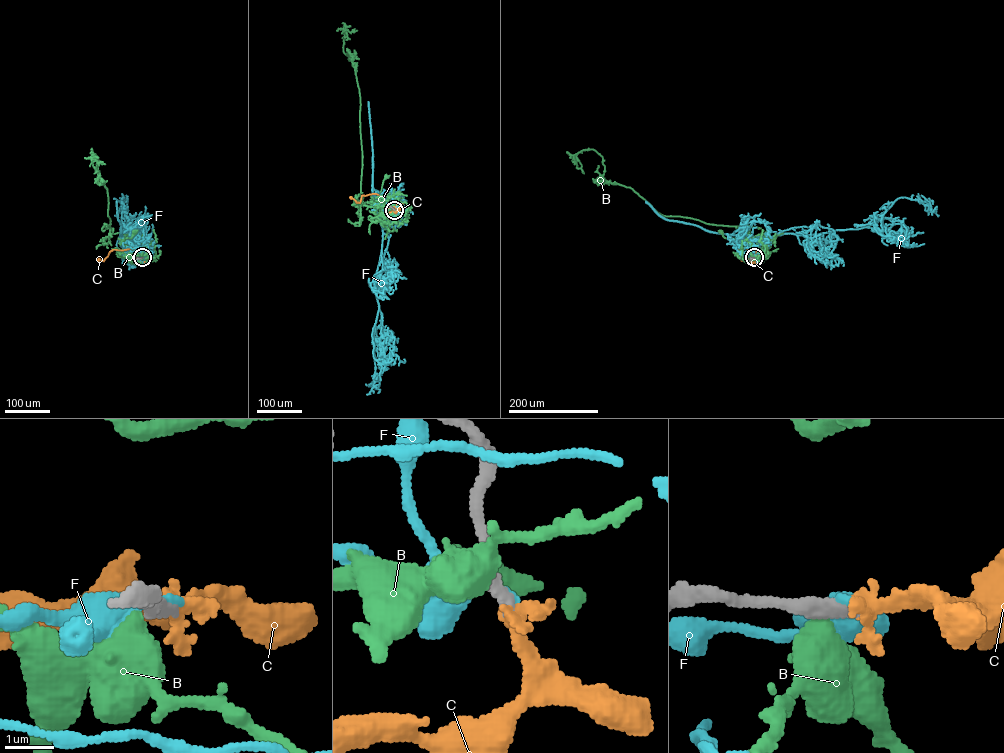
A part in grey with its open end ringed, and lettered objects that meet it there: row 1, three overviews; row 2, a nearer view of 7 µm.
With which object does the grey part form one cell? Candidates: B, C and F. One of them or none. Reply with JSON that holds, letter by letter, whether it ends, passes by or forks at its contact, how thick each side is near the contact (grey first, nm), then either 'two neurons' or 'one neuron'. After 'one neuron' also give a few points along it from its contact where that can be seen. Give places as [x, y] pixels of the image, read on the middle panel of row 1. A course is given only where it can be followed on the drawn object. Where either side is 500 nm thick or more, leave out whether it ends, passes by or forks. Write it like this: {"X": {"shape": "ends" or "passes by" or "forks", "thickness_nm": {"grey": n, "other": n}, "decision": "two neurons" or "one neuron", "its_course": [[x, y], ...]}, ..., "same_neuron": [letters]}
{"B": {"thickness_nm": {"grey": 380, "other": 550}, "decision": "two neurons"}, "C": {"shape": "ends", "thickness_nm": {"grey": 280, "other": 400}, "decision": "one neuron", "its_course": [[394, 210], [376, 194], [362, 195], [359, 203], [351, 197]]}, "F": {"shape": "ends", "thickness_nm": {"grey": 360, "other": 360}, "decision": "two neurons"}, "same_neuron": ["C"]}

